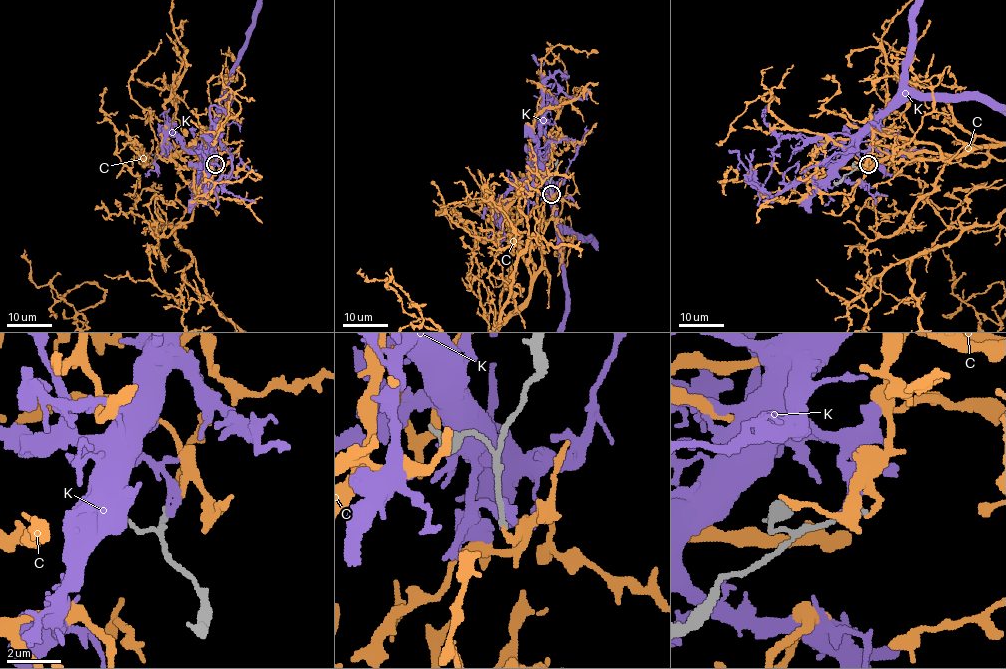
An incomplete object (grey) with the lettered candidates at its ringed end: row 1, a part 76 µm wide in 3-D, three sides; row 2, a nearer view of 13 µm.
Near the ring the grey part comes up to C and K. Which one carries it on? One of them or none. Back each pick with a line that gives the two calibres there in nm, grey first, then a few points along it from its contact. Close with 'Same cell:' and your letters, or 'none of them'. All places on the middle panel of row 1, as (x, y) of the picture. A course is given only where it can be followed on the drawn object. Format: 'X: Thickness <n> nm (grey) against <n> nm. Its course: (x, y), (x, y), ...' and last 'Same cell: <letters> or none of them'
Same cell: none of them

